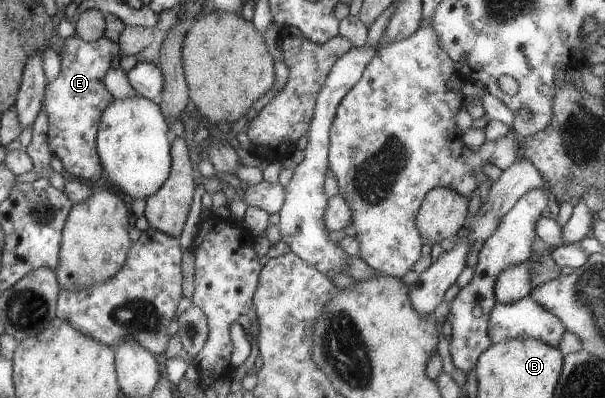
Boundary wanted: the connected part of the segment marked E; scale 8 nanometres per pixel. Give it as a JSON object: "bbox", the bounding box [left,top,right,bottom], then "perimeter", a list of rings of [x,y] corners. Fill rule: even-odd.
{"bbox":[42,35,119,181],"perimeter":[[[72,35],[61,39],[61,50],[57,52],[57,56],[59,72],[53,80],[46,82],[42,99],[43,112],[48,118],[49,151],[52,156],[61,158],[64,175],[97,181],[103,170],[95,147],[98,121],[107,104],[114,100],[105,90],[101,80],[119,58],[118,44],[103,37],[92,42],[83,42]],[[65,144],[73,146],[73,150],[63,150],[61,154],[57,154],[59,150],[55,150],[55,146]]]}

